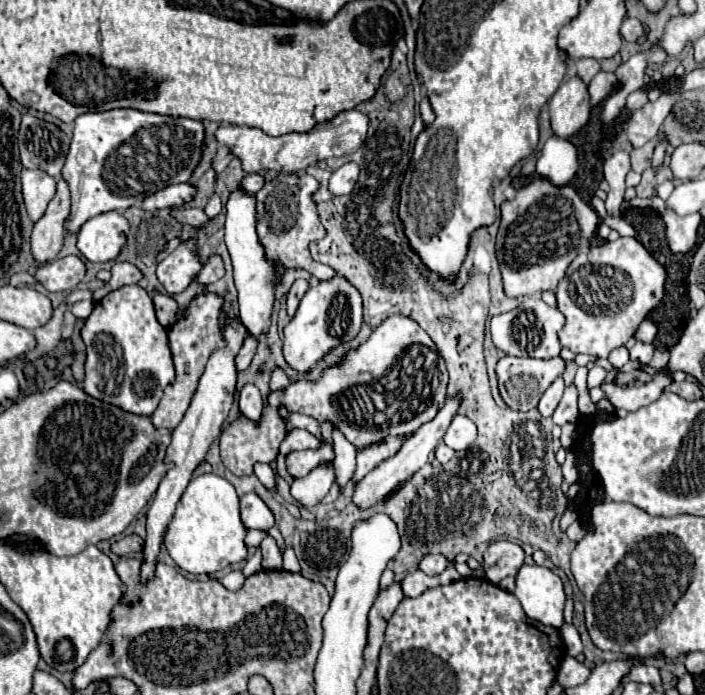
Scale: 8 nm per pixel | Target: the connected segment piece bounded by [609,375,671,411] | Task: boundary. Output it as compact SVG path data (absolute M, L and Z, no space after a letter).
M657 375L657 381L645 383L641 387L613 387L609 391L609 401L617 407L617 409L625 409L625 411L637 411L649 403L653 403L663 387L671 383L671 379Z

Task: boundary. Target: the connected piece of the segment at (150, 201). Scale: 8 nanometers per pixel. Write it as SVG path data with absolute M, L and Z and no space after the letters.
M177 183L169 185L163 191L157 191L155 195L147 197L141 203L141 209L145 211L155 211L155 209L173 209L173 207L183 207L189 203L197 193L197 187L191 183Z

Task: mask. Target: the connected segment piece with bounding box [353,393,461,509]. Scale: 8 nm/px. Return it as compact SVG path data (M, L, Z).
M455 393L455 395L447 397L447 399L445 399L445 405L437 411L435 419L423 423L423 425L411 435L411 439L407 439L407 443L403 443L403 447L399 449L399 455L395 455L395 457L391 457L391 459L379 463L379 467L375 467L375 471L371 471L369 475L365 475L365 477L357 483L355 493L353 493L353 505L357 505L359 509L369 509L369 507L375 505L377 501L381 501L391 489L395 489L399 483L407 481L415 471L419 471L419 469L427 463L431 451L433 451L433 449L439 445L439 441L443 439L447 427L451 425L451 419L457 415L459 405L461 405L461 393Z

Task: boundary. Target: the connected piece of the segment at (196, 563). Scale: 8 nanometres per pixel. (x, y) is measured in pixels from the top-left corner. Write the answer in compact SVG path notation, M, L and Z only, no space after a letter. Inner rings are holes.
M205 473L191 479L177 503L177 511L167 529L165 547L183 571L209 575L247 559L245 533L247 529L239 515L239 497L235 487L215 473Z

